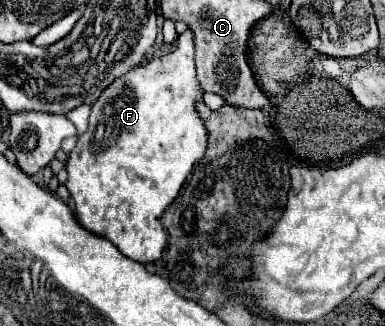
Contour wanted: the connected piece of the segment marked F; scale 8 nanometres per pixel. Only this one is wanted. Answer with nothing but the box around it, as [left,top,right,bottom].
[66,30,208,264]

